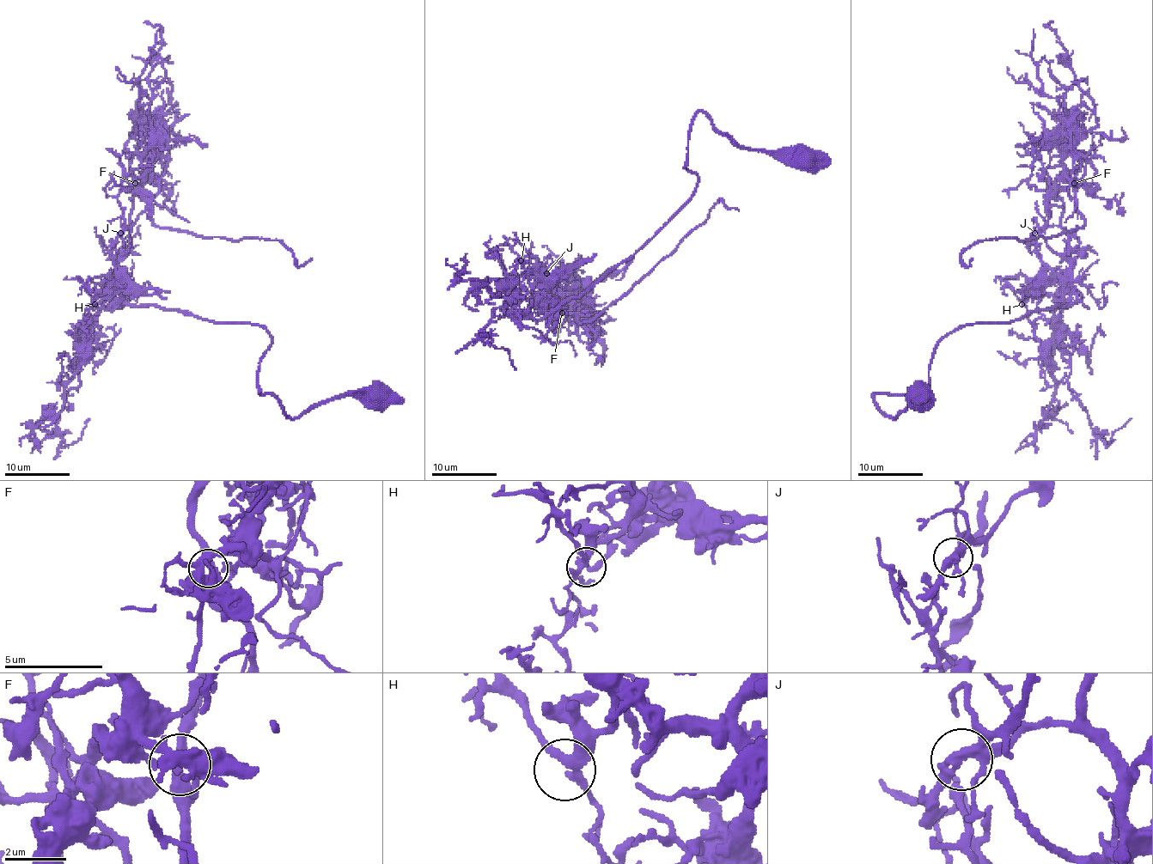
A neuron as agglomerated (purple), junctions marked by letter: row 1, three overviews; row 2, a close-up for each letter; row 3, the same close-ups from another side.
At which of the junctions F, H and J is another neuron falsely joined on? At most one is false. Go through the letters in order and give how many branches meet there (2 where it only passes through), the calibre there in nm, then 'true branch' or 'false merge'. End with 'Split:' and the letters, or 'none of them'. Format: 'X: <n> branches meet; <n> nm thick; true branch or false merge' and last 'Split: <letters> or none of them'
F: 3 branches meet; 300 nm thick; true branch
H: 3 branches meet; 280 nm thick; true branch
J: 3 branches meet; 280 nm thick; false merge
Split: J

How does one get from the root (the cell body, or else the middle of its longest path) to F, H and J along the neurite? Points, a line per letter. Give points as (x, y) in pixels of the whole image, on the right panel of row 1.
F: (924, 398), (891, 418), (873, 395), (920, 394), (935, 346), (966, 325), (1076, 299), (1056, 179), (1074, 183)
H: (924, 398), (891, 418), (873, 395), (920, 394), (935, 346), (966, 325), (1074, 301), (1036, 289), (1021, 304)
J: (924, 398), (891, 418), (873, 395), (920, 394), (935, 346), (966, 325), (1076, 299), (1035, 234)

